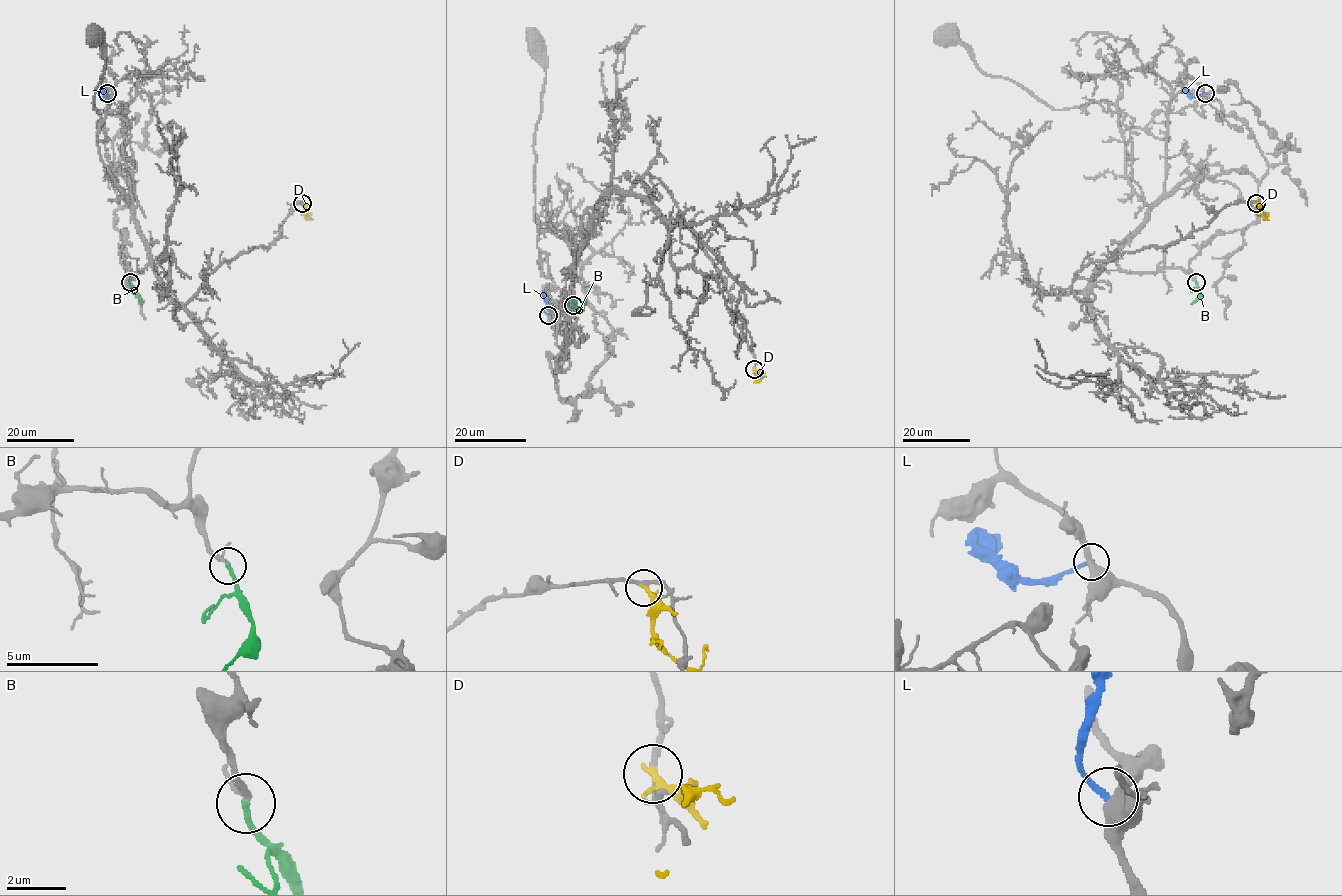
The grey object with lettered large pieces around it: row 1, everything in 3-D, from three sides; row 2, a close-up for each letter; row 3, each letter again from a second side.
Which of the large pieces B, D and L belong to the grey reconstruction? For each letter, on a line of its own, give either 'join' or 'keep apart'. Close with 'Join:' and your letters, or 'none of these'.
B: join
D: keep apart
L: keep apart
Join: B

